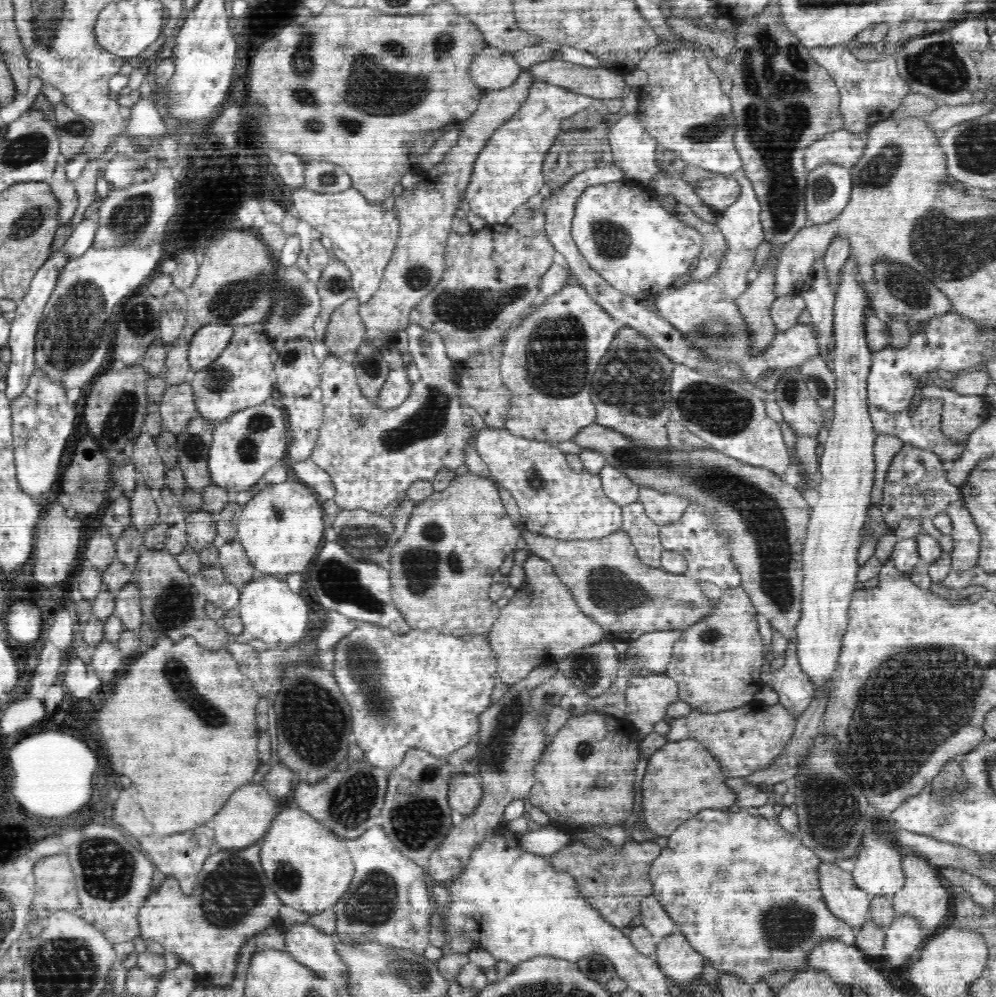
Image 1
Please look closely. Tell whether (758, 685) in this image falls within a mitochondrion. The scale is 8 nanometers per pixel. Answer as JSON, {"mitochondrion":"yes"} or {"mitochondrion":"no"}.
{"mitochondrion":"no"}

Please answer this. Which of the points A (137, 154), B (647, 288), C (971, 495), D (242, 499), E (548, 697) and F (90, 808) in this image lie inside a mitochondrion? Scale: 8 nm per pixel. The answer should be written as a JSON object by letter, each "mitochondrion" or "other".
{"A":"other","B":"other","C":"other","D":"other","E":"mitochondrion","F":"other"}

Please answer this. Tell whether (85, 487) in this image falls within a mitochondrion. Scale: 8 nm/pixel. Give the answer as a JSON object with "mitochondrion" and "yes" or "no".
{"mitochondrion":"yes"}

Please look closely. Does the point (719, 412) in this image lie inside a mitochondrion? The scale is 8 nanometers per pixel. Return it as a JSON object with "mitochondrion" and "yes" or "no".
{"mitochondrion":"yes"}

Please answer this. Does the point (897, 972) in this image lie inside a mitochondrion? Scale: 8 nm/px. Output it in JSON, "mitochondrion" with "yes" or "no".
{"mitochondrion":"no"}

